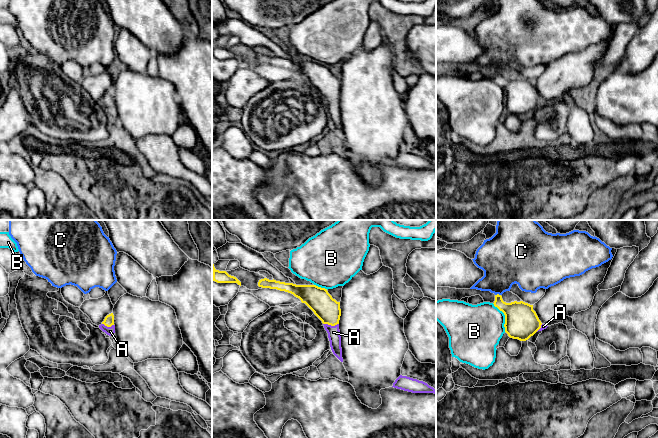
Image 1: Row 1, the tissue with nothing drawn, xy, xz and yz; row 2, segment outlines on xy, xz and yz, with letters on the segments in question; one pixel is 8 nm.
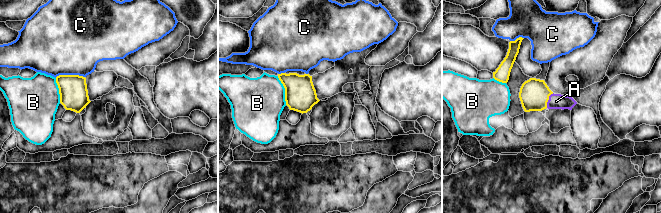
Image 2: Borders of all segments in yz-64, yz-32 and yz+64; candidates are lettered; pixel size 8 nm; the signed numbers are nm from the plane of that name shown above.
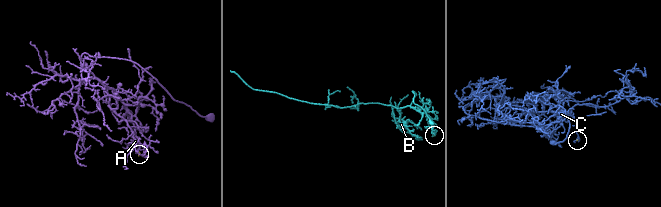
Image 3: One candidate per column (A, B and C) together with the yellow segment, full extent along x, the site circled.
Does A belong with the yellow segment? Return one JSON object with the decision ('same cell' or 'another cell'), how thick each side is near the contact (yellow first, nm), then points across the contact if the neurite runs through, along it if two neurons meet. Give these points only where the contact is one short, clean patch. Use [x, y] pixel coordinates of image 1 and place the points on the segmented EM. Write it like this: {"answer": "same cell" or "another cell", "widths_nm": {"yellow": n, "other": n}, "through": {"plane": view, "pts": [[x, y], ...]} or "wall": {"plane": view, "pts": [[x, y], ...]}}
{"answer": "same cell", "widths_nm": {"yellow": 200, "other": 100}, "through": {"plane": "xz", "pts": [[327, 309], [331, 325], [333, 332]]}}

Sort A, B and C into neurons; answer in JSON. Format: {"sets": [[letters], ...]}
{"sets": [["A"], ["B"], ["C"]]}

